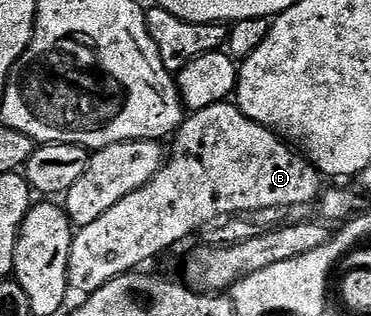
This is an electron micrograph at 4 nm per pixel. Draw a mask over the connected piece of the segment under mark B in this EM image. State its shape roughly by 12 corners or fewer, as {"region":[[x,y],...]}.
{"region":[[234,102],[75,231],[98,291],[216,218],[313,205],[322,173]]}

